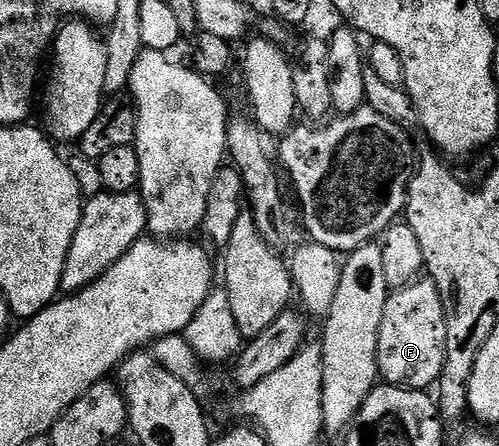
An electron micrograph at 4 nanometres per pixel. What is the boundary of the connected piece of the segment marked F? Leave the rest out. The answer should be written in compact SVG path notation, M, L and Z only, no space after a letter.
M417 278L403 288L389 291L386 310L382 310L382 326L378 326L378 376L383 383L396 388L428 390L439 381L446 358L446 310L436 283Z

